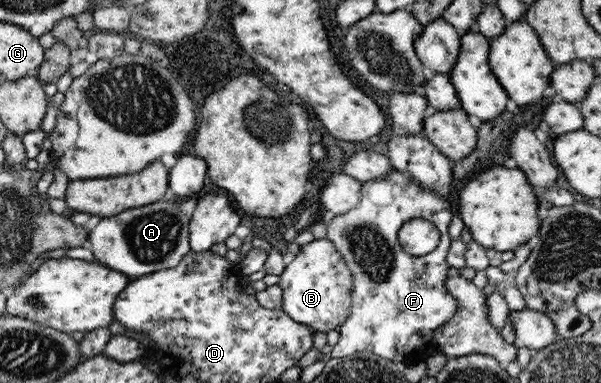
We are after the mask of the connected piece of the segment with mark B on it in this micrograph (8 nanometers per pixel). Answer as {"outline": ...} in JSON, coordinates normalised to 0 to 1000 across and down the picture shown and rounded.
{"outline":[[[542,621],[521,624],[517,632],[501,640],[498,658],[478,684],[463,723],[464,734],[459,744],[469,765],[469,815],[474,815],[486,836],[514,851],[521,867],[544,869],[556,859],[561,862],[582,822],[584,713],[574,692],[567,661],[561,658],[557,640]]]}

